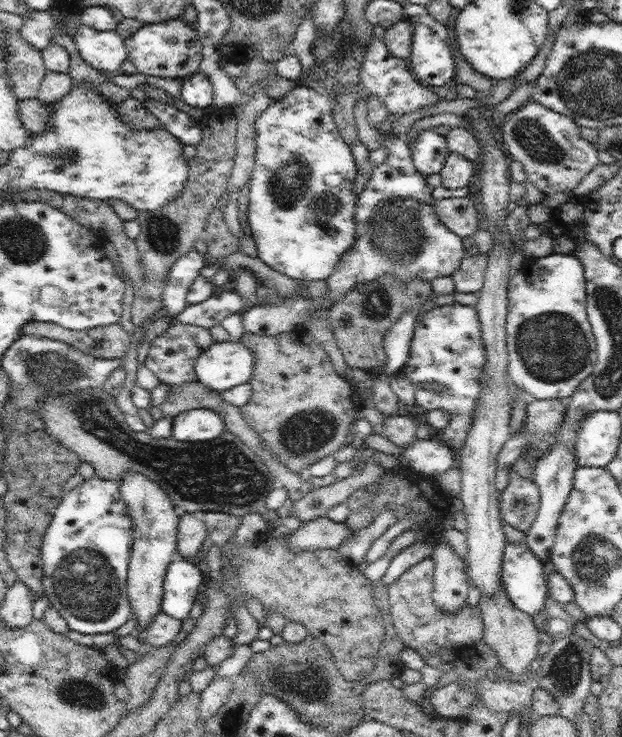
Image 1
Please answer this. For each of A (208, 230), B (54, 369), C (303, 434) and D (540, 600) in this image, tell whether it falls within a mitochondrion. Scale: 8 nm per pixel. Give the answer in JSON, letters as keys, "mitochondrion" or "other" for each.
{"A":"other","B":"mitochondrion","C":"mitochondrion","D":"other"}

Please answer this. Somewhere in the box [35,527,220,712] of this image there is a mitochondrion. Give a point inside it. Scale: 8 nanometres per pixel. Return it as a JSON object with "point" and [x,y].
{"point":[87,582]}

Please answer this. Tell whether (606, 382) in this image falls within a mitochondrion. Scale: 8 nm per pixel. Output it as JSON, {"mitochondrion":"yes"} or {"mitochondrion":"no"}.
{"mitochondrion":"yes"}

